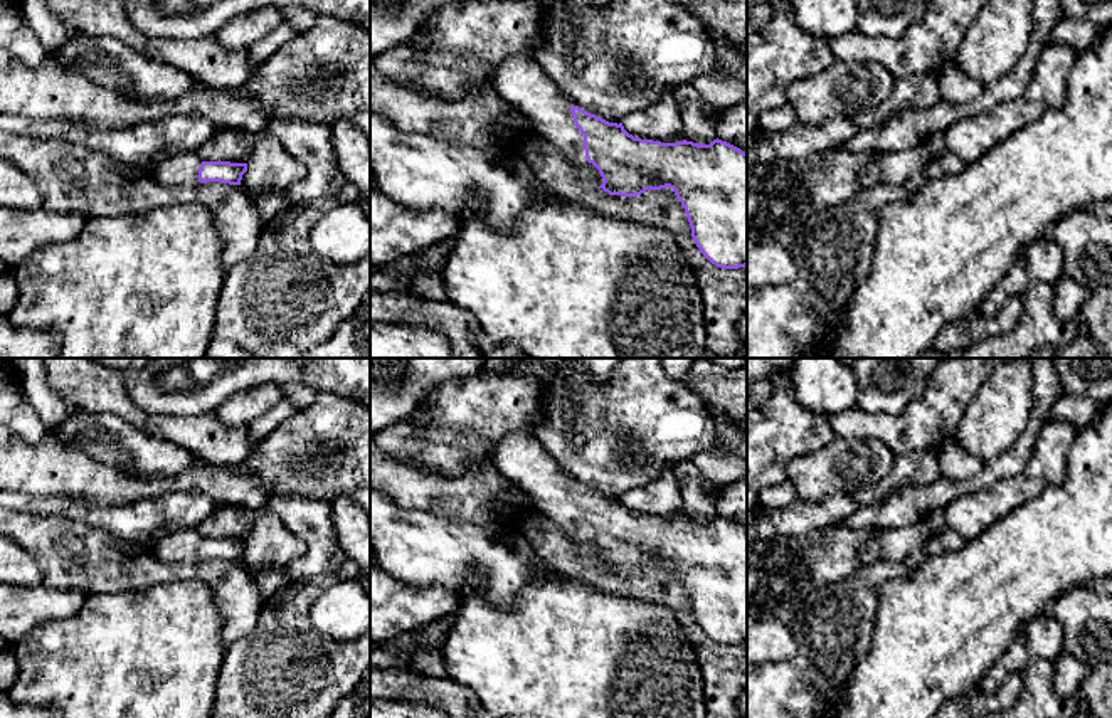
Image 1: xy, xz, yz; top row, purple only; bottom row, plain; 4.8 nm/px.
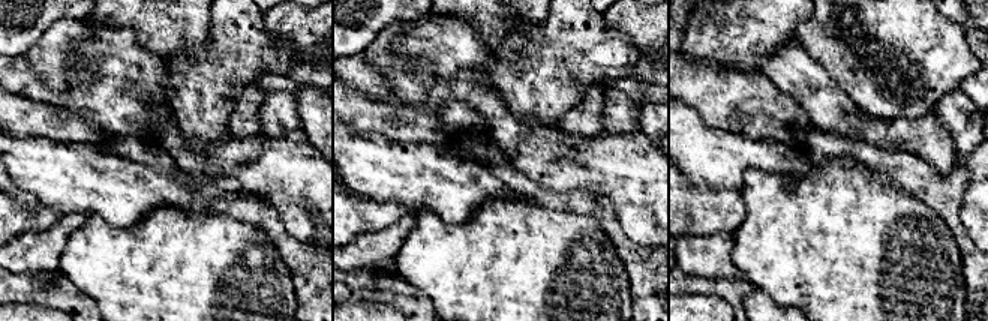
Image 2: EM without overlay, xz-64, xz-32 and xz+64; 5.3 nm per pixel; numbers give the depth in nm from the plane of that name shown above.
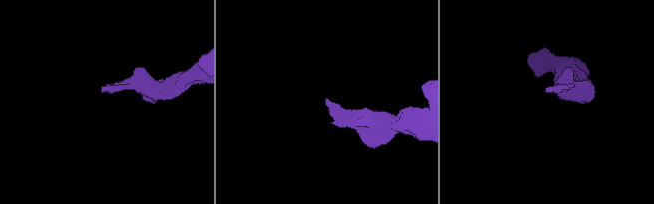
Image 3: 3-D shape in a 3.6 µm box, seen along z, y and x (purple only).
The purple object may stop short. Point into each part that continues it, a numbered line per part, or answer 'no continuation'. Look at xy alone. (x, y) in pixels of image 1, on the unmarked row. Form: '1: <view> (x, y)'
1: xy (182, 547)

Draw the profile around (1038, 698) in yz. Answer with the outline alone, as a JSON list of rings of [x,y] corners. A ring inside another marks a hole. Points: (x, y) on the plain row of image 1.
[[[1035,657],[1023,671],[1023,691],[1018,701],[981,718],[1075,718],[1078,700],[1058,694],[1053,676],[1053,661]]]

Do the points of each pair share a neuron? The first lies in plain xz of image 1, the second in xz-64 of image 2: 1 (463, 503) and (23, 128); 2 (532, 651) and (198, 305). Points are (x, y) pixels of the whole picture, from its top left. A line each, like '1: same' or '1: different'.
1: same
2: same

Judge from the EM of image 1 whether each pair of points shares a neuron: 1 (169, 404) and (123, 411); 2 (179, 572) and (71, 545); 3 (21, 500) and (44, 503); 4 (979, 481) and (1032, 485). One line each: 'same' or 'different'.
1: different
2: same
3: same
4: different

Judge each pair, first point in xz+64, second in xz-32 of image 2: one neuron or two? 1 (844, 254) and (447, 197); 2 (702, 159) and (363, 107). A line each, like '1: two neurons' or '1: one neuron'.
1: two neurons
2: two neurons

